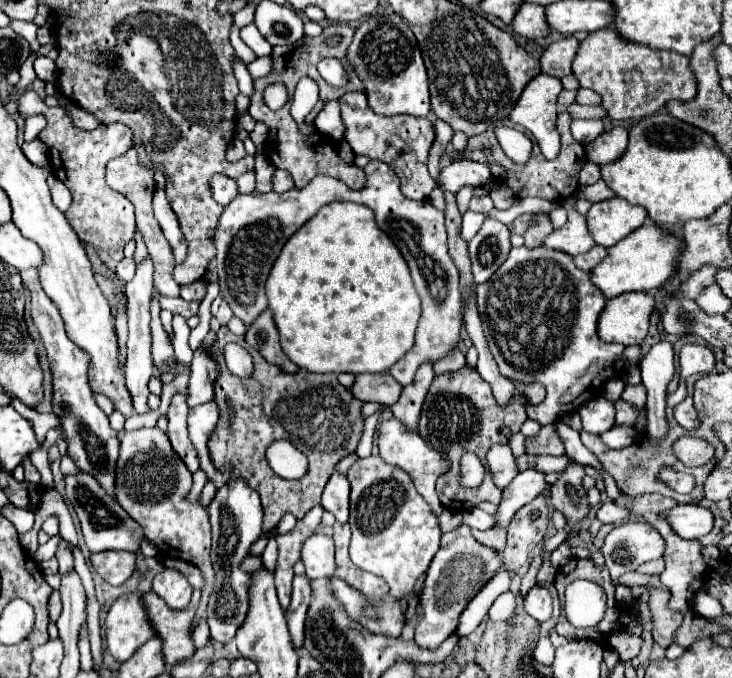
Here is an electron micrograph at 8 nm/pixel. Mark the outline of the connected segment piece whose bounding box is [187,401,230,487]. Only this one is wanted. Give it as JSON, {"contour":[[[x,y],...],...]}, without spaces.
{"contour":[[[208,401],[204,405],[198,405],[189,410],[187,424],[189,437],[194,443],[194,447],[198,449],[198,457],[200,457],[200,467],[206,471],[208,479],[212,479],[216,483],[216,487],[222,487],[230,475],[228,471],[220,471],[208,451],[208,439],[214,433],[216,425],[218,425],[218,417],[220,417],[220,409],[216,405],[216,401]]]}

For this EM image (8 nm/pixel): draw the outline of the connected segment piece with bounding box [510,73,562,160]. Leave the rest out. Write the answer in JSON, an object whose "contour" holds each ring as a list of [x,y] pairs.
{"contour":[[[538,73],[534,79],[528,81],[528,85],[524,87],[516,107],[512,109],[510,113],[510,121],[518,123],[518,125],[524,125],[538,141],[542,154],[548,160],[552,160],[558,156],[558,149],[560,149],[560,133],[556,131],[556,115],[558,115],[558,109],[556,109],[556,99],[558,99],[558,93],[562,91],[562,83],[560,79],[552,77],[552,75],[546,75],[546,73]]]}

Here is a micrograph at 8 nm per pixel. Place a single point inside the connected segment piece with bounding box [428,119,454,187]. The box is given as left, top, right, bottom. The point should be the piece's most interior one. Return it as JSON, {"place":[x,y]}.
{"place":[444,134]}

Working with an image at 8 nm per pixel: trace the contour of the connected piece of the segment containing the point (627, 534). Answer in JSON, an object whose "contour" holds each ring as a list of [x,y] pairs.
{"contour":[[[628,521],[616,525],[602,545],[606,567],[612,575],[614,585],[618,577],[628,571],[636,571],[646,561],[660,559],[664,555],[662,535],[646,521]]]}

